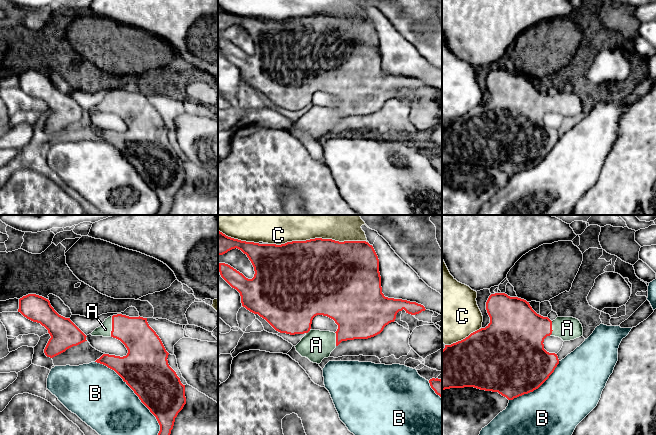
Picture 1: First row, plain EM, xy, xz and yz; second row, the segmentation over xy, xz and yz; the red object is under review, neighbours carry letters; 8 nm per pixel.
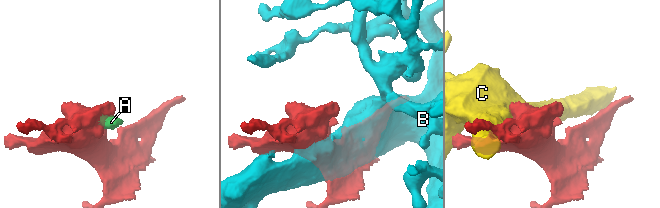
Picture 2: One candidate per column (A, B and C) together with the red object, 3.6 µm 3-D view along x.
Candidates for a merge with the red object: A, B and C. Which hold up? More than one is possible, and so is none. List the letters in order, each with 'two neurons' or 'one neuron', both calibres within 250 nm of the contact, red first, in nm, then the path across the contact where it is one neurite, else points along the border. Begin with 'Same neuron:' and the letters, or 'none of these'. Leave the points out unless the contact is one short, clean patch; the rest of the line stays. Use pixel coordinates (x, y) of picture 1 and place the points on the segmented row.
Same neuron: A
A: one neuron; 260 nm thick on the red side, 100 nm on the other
B: two neurons; 380 nm thick on the red side, 460 nm on the other
C: two neurons; 500 nm thick on the red side, 420 nm on the other

